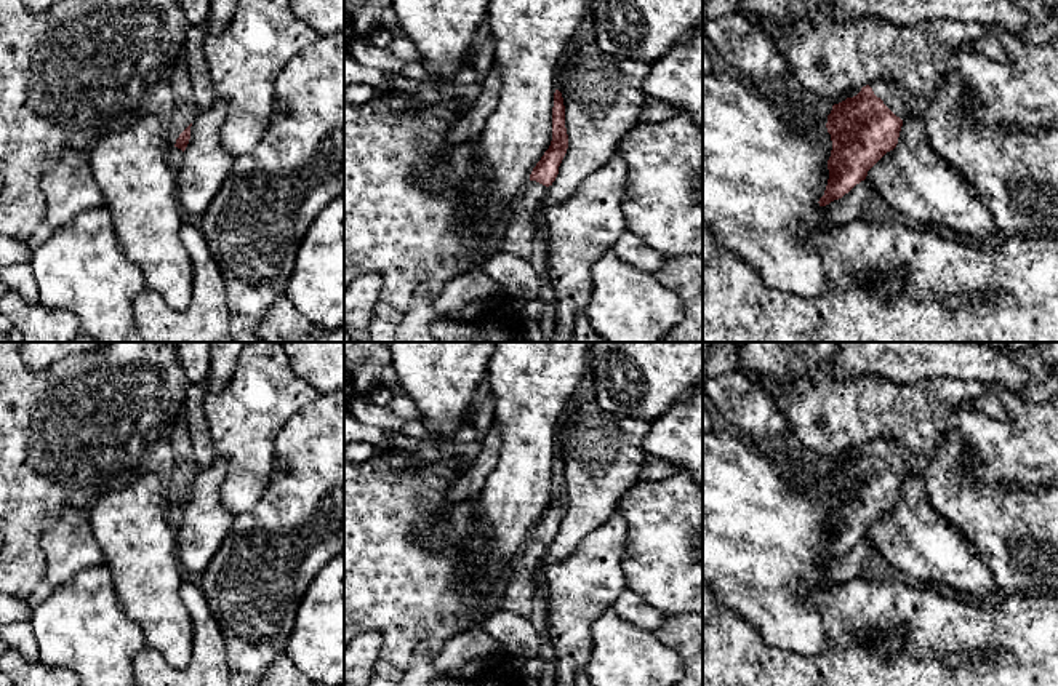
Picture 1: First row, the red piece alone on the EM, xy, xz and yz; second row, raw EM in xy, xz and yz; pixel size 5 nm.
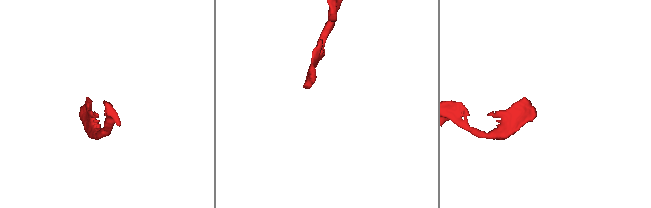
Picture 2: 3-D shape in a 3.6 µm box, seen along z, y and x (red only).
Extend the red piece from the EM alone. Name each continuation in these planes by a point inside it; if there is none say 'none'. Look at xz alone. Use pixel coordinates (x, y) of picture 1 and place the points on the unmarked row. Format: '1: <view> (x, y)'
1: xz (517, 592)

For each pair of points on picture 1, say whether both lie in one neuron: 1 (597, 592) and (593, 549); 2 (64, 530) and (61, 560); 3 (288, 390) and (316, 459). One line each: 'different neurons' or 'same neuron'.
1: same neuron
2: same neuron
3: different neurons

